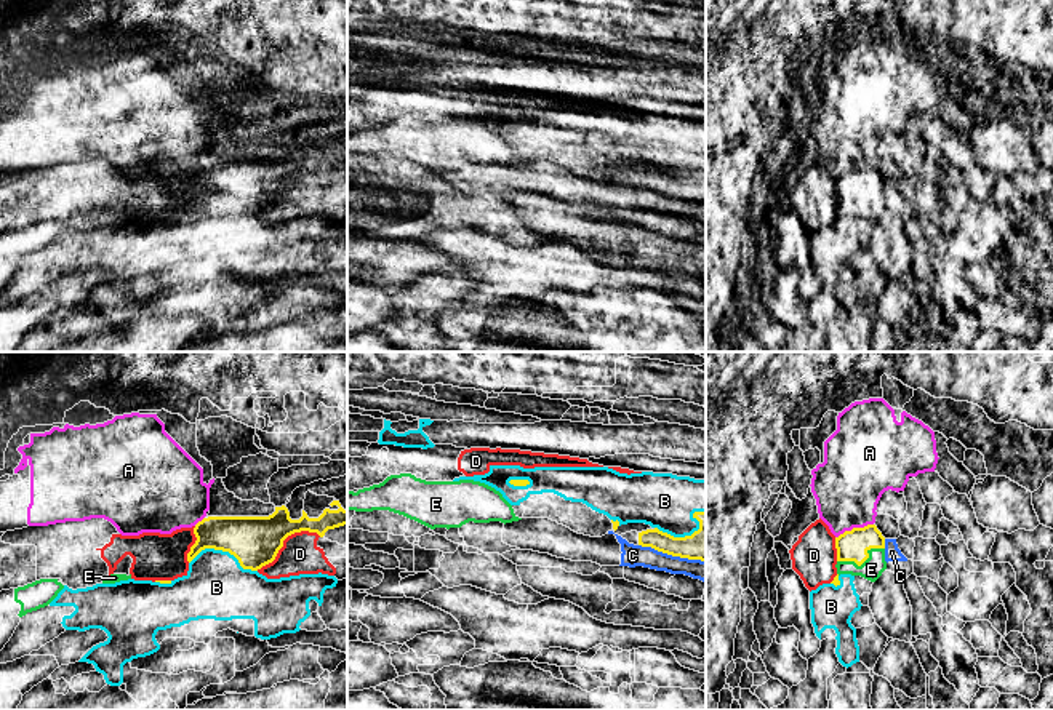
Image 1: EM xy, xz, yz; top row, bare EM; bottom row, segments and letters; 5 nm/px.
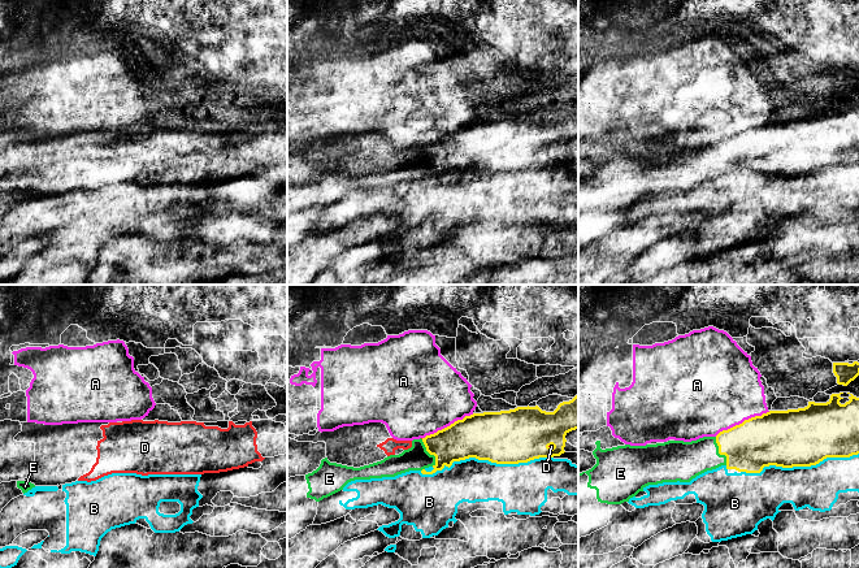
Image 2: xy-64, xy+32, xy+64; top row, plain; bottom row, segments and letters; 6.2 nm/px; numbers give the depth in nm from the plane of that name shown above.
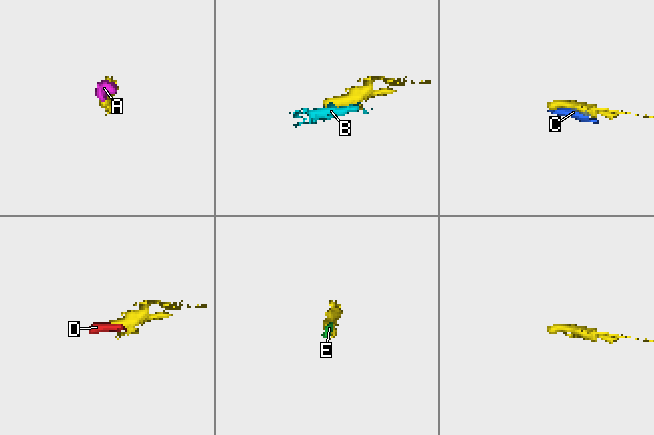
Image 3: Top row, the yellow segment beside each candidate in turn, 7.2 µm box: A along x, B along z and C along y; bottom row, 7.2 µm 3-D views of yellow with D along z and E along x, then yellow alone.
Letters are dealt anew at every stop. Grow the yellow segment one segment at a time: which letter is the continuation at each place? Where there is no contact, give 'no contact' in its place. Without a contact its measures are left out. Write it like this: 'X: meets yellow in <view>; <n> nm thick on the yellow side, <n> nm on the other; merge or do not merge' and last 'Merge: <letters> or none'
A: meets yellow in yz; 160 nm thick on the yellow side, 340 nm on the other; do not merge
B: meets yellow in xy; 260 nm thick on the yellow side, 320 nm on the other; do not merge
C: meets yellow in xz; 160 nm thick on the yellow side, 110 nm on the other; do not merge
D: meets yellow in xy; 260 nm thick on the yellow side, 190 nm on the other; do not merge
E: meets yellow in yz; 160 nm thick on the yellow side, 110 nm on the other; merge
Merge: E

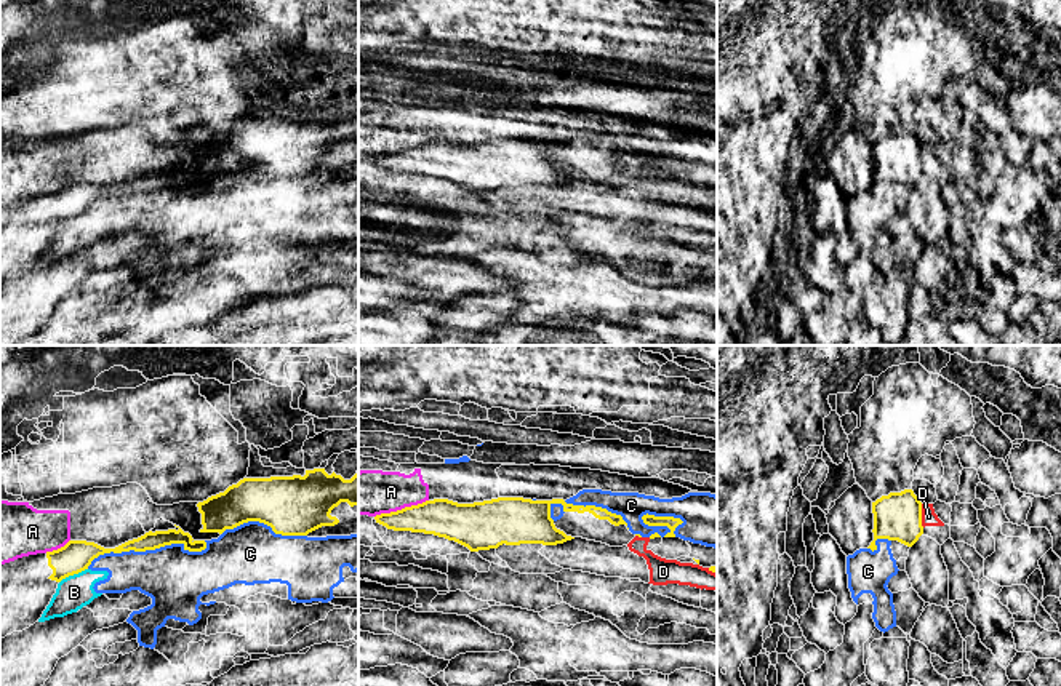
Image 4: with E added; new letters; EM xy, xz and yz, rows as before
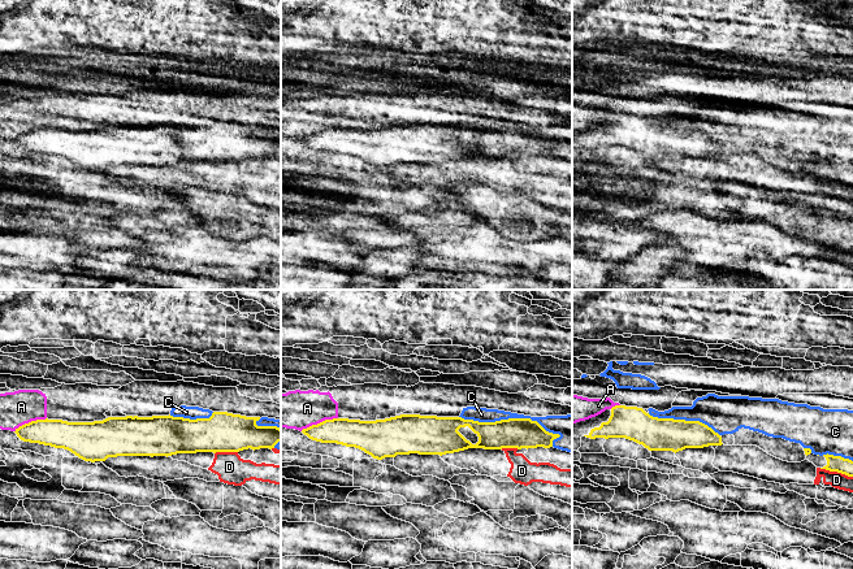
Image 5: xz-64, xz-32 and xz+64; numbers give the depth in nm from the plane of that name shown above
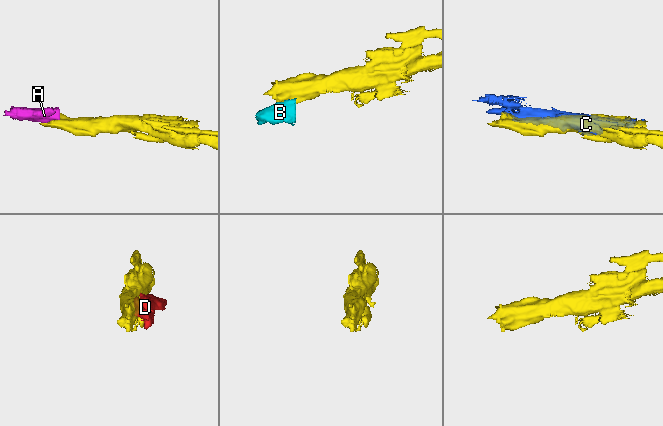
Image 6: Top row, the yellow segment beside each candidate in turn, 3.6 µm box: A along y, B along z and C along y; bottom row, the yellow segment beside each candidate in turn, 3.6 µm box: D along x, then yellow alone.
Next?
A: meets yellow in xz; 190 nm thick on the yellow side, 220 nm on the other; do not merge
B: meets yellow in xy; 160 nm thick on the yellow side, 170 nm on the other; do not merge
C: meets yellow in xy; 90 nm thick on the yellow side, 300 nm on the other; do not merge
D: meets yellow in yz; 240 nm thick on the yellow side, 80 nm on the other; do not merge
Merge: none

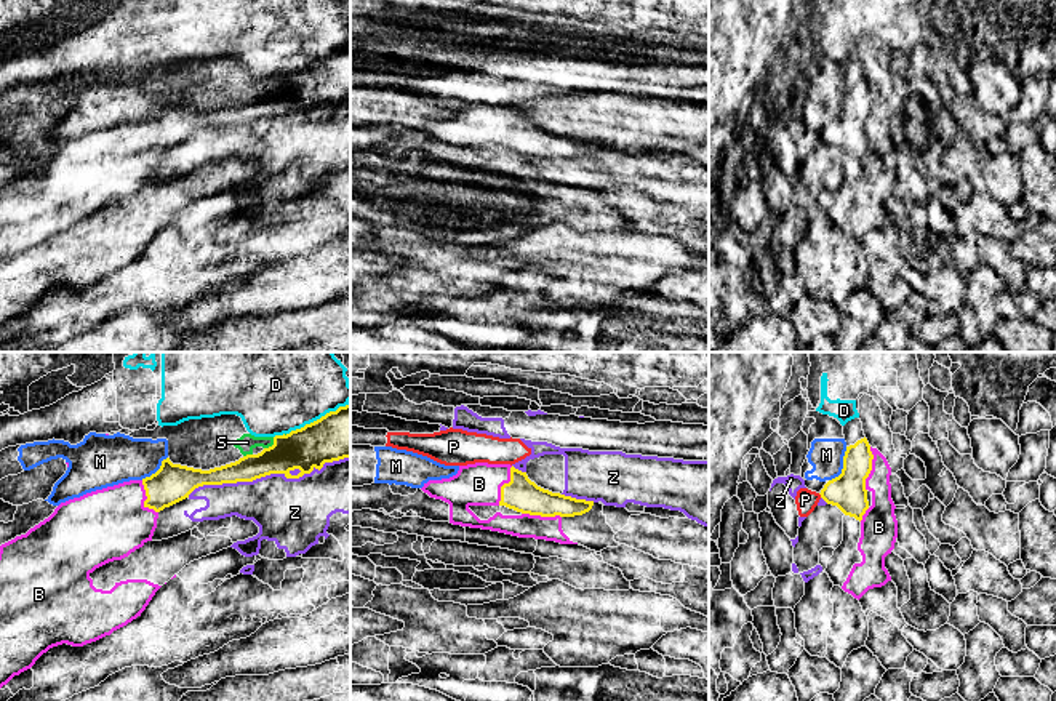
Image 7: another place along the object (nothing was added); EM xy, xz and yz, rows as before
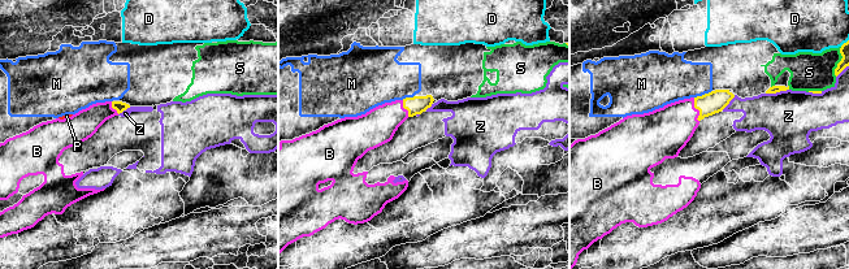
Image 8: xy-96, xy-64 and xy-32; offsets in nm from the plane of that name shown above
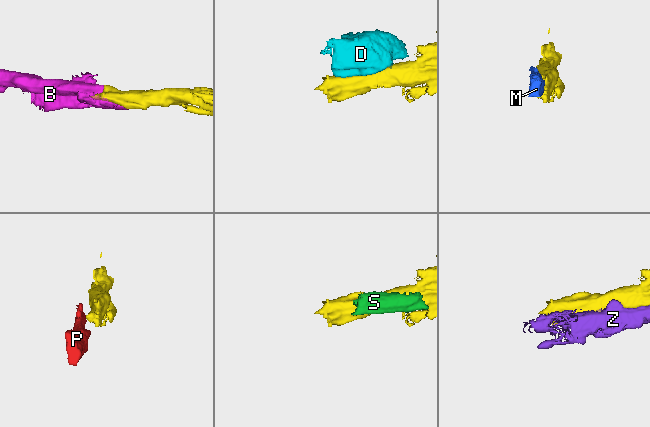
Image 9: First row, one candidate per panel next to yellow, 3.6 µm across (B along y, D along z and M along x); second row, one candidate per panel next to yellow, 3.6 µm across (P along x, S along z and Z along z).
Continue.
B: meets yellow in yz; 180 nm thick on the yellow side, 150 nm on the other; merge
D: meets yellow in xy; 260 nm thick on the yellow side, 380 nm on the other; do not merge
M: meets yellow in yz; 180 nm thick on the yellow side, 180 nm on the other; do not merge
P: meets yellow in yz; 180 nm thick on the yellow side, 110 nm on the other; do not merge
S: meets yellow in xy; 220 nm thick on the yellow side, 90 nm on the other; do not merge
Z: meets yellow in xy; 220 nm thick on the yellow side, 360 nm on the other; do not merge
Merge: B

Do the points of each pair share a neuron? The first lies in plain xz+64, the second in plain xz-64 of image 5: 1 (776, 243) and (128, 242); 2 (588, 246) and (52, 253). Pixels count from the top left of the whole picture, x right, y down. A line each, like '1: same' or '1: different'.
1: different
2: different

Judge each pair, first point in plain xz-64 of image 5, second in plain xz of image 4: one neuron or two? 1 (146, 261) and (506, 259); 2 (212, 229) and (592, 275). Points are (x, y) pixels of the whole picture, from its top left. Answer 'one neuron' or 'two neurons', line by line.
1: one neuron
2: two neurons

